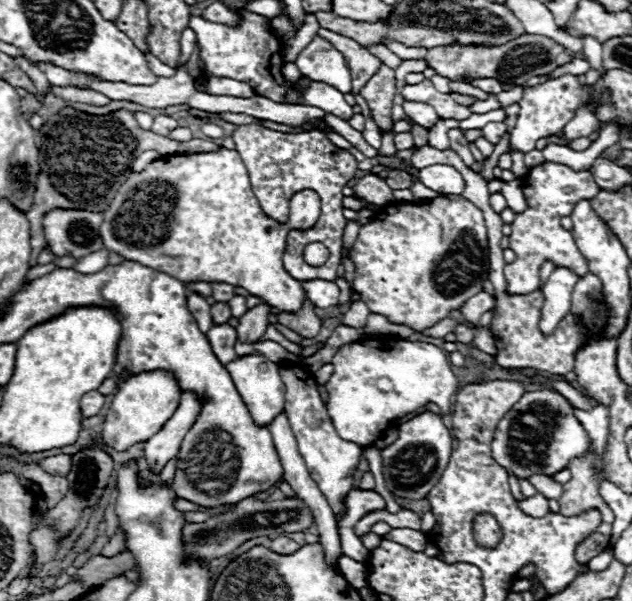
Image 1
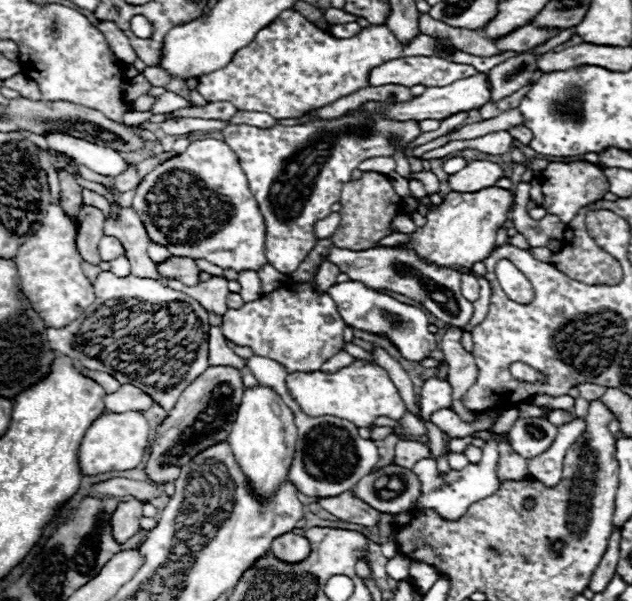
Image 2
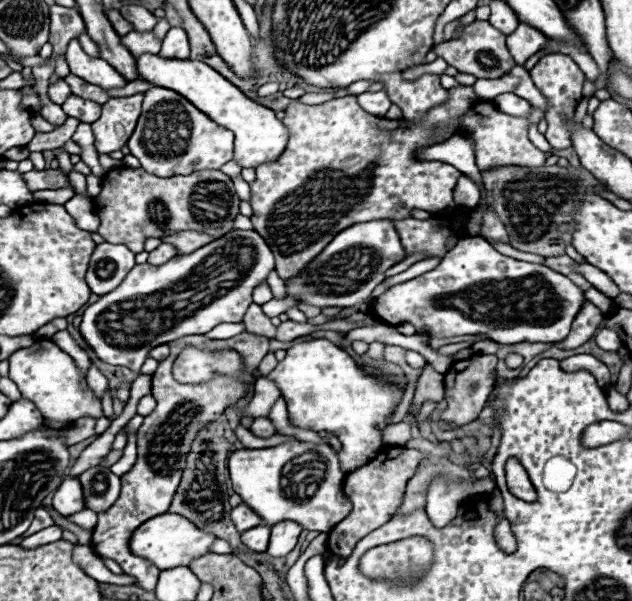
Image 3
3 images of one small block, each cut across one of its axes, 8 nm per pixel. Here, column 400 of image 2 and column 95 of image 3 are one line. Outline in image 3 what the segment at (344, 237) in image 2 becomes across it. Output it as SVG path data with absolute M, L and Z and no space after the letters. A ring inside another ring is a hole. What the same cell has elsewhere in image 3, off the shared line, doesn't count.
M114 168L104 176L100 196L94 198L98 216L102 208L102 228L98 234L102 234L104 240L132 248L136 254L144 250L146 238L162 238L176 230L198 230L220 238L234 230L232 222L238 214L238 204L240 198L234 192L232 180L220 170L202 170L188 176L158 178L144 172L142 168Z

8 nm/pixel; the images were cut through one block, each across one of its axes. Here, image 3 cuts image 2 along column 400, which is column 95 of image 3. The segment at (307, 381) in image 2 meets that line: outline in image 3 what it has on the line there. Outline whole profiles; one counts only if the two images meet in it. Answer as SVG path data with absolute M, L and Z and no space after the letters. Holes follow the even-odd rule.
M36 340L30 348L20 348L20 352L14 352L8 358L8 362L8 378L16 382L16 386L22 392L22 398L32 400L36 404L44 418L70 424L82 416L102 416L100 400L94 398L94 394L86 386L82 386L82 378L74 360L64 350L60 350L52 340Z

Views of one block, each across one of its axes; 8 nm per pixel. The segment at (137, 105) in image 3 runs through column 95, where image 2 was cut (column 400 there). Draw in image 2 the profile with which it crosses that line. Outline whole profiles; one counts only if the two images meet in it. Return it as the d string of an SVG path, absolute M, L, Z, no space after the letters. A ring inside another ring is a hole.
M340 116L310 124L296 126L280 126L274 128L256 128L256 126L226 126L222 130L224 142L236 152L238 162L248 178L248 186L258 202L258 208L266 222L266 258L268 262L282 274L292 274L300 262L308 256L308 252L316 244L314 224L332 214L332 204L340 202L340 192L346 182L352 180L352 170L358 168L362 160L374 156L392 156L392 146L388 144L388 134L396 134L402 138L400 146L404 148L410 140L420 134L416 120L394 122L384 120L380 116Z

